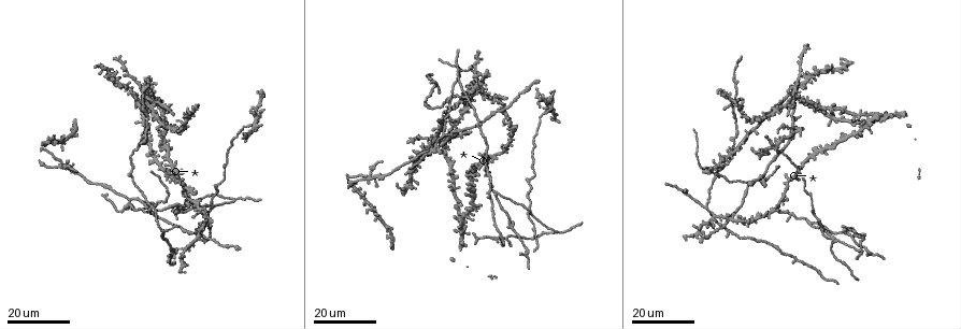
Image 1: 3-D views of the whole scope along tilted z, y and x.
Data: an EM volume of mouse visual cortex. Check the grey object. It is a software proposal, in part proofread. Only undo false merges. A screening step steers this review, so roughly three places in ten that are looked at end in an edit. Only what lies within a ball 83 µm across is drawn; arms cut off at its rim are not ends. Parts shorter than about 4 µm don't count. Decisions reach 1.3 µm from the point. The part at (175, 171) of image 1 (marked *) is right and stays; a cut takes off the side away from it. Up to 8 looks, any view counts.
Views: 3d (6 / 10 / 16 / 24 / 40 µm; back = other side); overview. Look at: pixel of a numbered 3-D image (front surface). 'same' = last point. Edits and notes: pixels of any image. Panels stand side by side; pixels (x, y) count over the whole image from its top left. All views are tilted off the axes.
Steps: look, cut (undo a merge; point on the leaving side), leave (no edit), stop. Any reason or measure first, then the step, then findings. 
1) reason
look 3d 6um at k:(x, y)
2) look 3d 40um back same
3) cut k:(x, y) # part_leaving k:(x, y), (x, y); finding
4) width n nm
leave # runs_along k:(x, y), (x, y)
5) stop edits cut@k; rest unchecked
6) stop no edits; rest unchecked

a fork
look 3d 16um at 1:(234, 200)

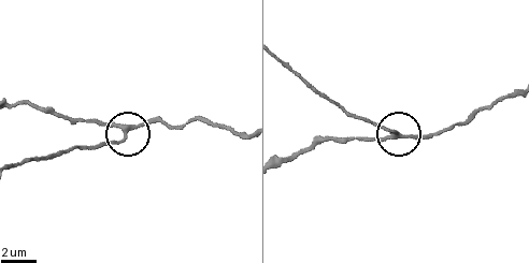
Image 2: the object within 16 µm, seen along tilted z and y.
look 3d 6um at 2:(396, 136)

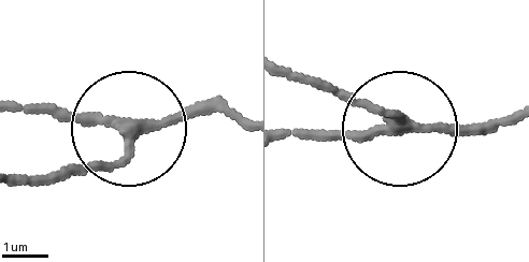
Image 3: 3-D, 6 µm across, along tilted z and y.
other side
look 3d 6um back at 3:(123, 126)

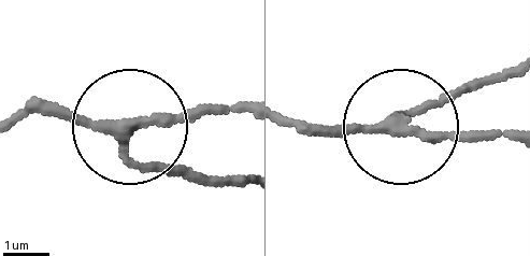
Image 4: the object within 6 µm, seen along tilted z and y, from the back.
arms 3
cut 4:(60, 115) # part_leaving 4:(134, 125), (247, 105); two cells meet here

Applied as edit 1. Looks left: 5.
redraw
look overview

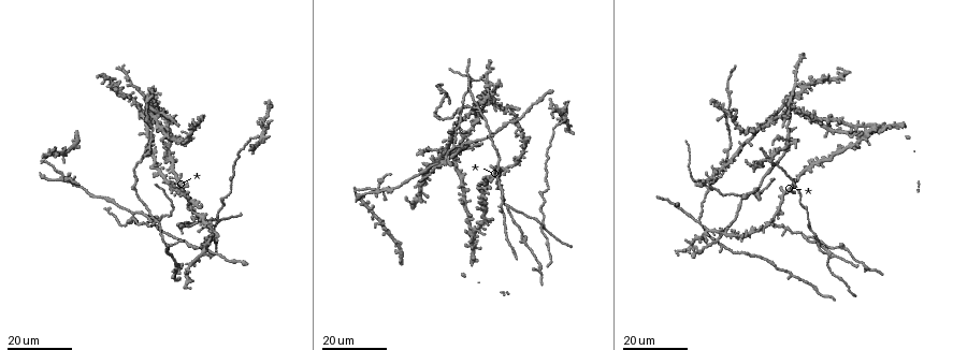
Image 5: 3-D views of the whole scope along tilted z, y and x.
four or more arms meet
look 3d 16um at 5:(461, 108)

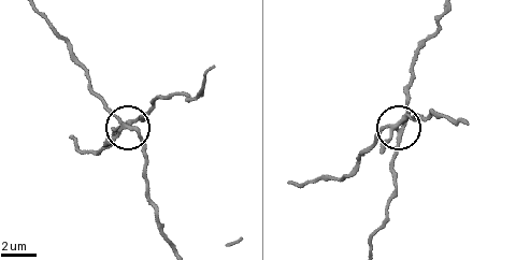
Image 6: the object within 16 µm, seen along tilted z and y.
look 3d 10um at 6:(124, 125)

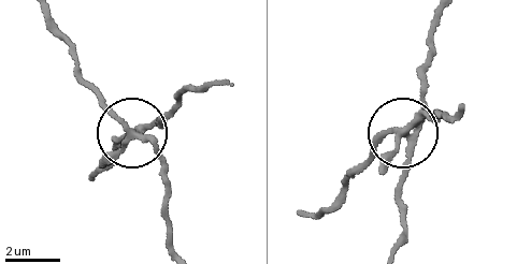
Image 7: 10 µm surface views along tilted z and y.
cut 7:(158, 125) # part_leaving 7:(134, 131), (96, 173); a second cell is stuck on

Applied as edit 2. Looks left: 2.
stop edits cut@4, cut@7; rest unchecked

